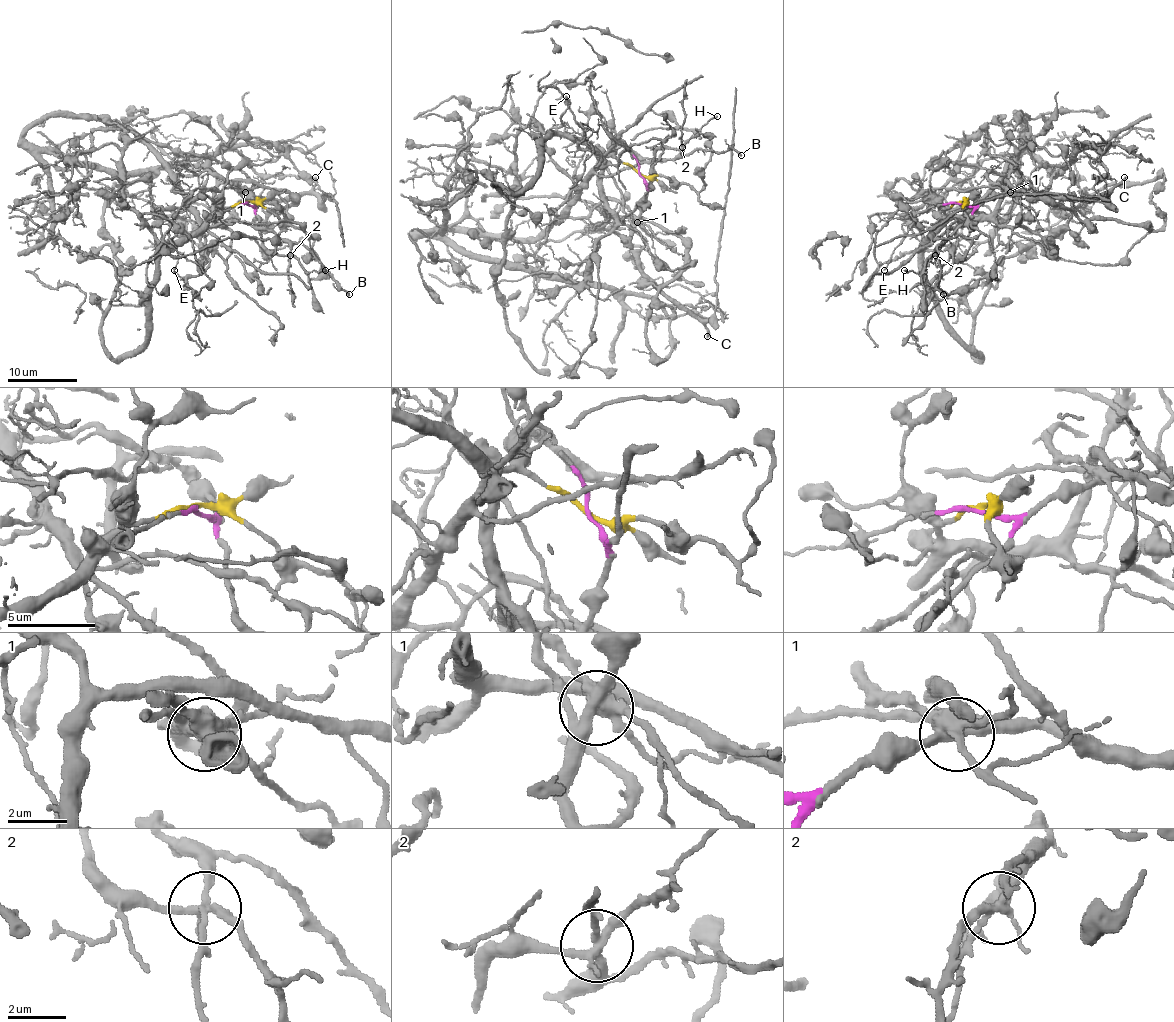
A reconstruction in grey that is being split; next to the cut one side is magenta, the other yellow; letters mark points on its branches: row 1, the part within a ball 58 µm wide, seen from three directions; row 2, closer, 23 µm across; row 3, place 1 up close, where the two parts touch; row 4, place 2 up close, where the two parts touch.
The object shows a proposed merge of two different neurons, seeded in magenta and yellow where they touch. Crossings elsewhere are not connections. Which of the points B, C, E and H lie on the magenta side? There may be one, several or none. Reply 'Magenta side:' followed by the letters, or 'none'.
Magenta side: C, H

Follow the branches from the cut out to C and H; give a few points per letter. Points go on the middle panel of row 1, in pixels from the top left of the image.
C: (639, 172), (646, 195), (631, 238), (638, 266), (667, 295), (688, 309), (707, 330), (707, 337)
H: (639, 172), (646, 184), (650, 181), (653, 155), (660, 148), (681, 148), (717, 115)

